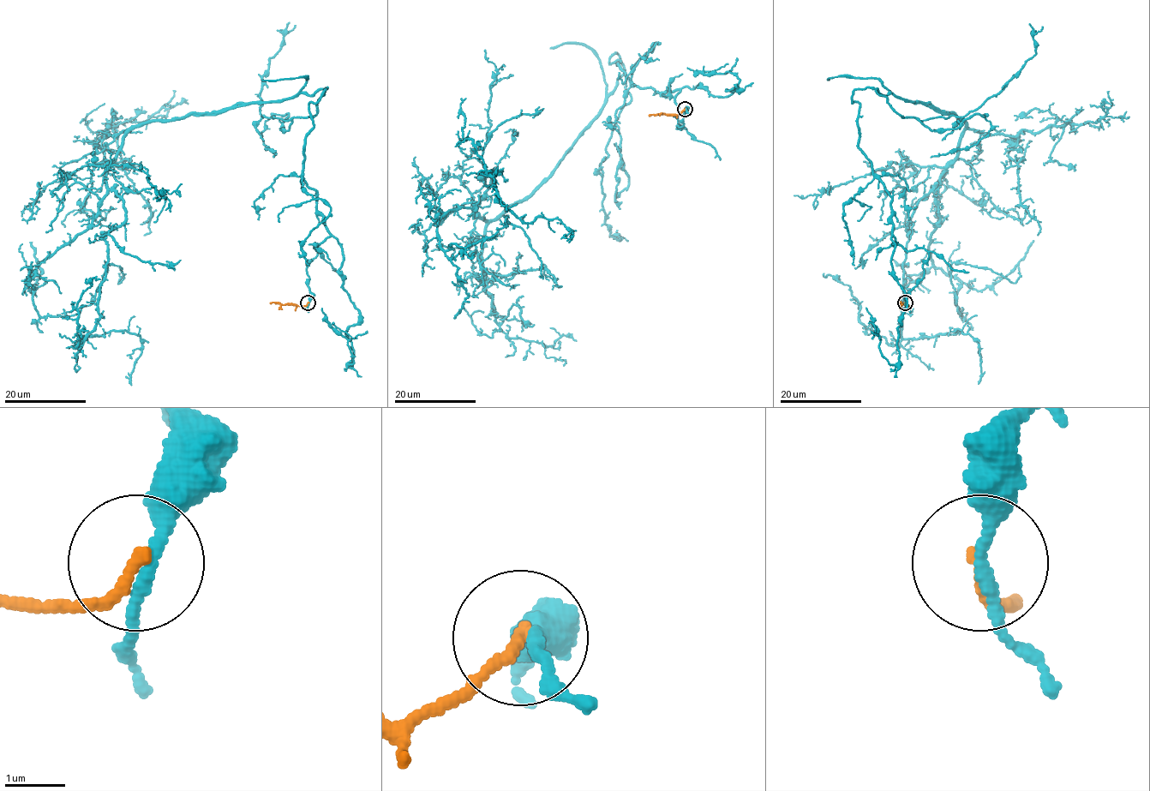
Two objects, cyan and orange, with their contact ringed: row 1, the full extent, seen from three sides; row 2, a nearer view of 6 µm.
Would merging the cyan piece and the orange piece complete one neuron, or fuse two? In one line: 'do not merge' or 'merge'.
do not merge

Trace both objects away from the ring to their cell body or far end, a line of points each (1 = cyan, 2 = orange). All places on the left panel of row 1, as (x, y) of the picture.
1: (308, 303), (326, 87), (132, 128), (98, 215), (26, 278), (42, 317), (70, 316), (118, 272)
2: (308, 302), (304, 306), (270, 302)

